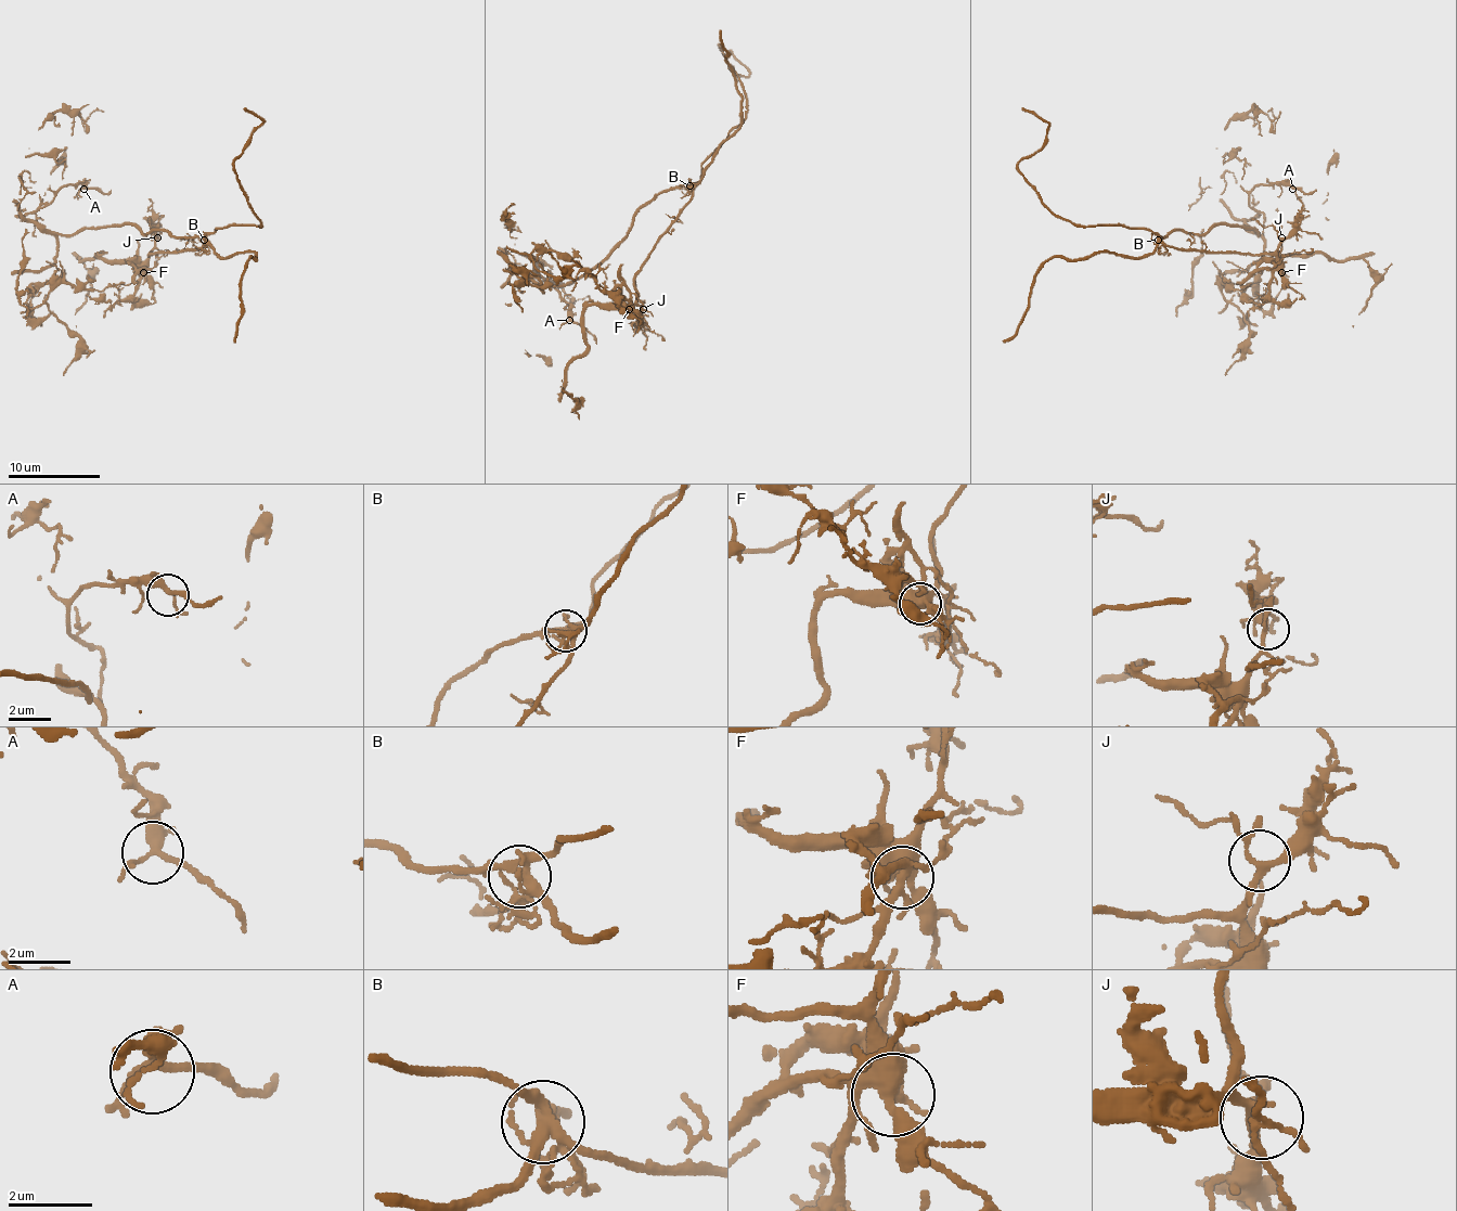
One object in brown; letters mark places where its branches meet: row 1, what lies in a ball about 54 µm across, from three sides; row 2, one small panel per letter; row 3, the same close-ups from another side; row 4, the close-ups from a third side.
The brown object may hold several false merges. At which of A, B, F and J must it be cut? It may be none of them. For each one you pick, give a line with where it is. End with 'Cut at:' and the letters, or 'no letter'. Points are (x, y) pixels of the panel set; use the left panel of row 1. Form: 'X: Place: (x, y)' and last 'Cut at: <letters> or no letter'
B: Place: (204, 240)
Cut at: B

